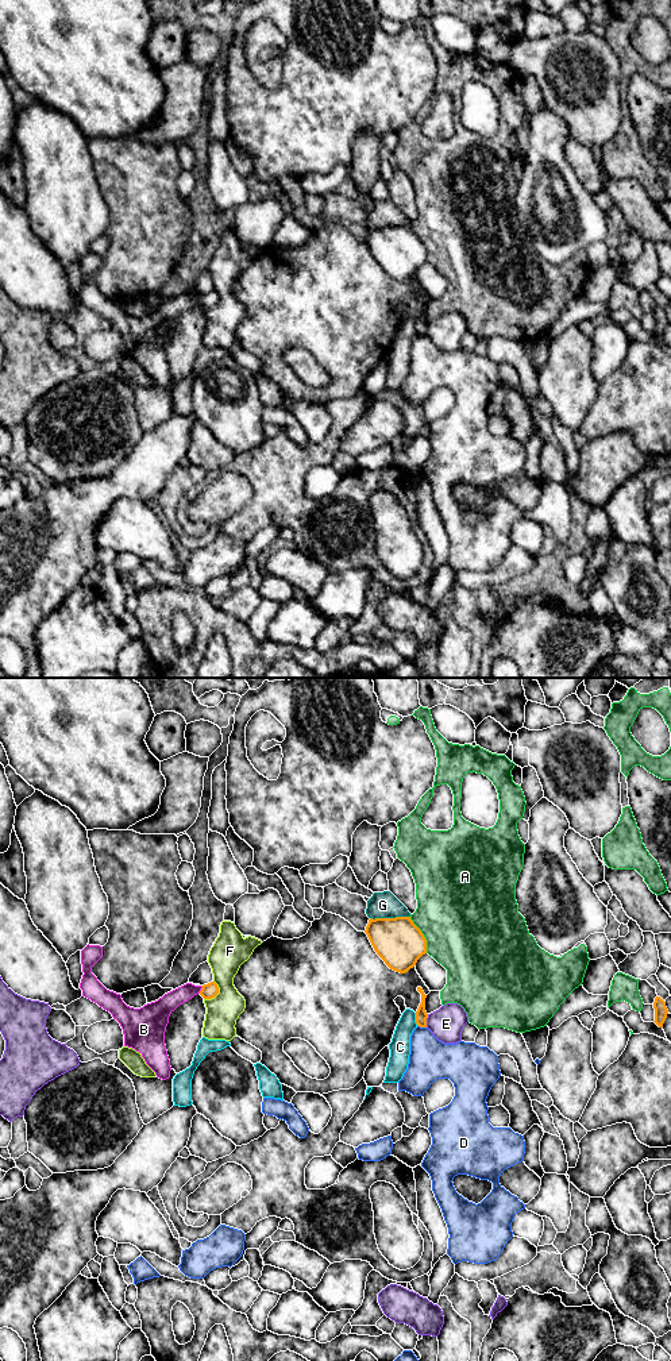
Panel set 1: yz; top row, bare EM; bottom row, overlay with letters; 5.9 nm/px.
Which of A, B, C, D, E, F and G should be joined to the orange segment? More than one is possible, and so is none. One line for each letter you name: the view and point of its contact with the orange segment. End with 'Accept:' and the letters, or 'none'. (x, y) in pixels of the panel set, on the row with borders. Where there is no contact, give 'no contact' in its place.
B: yz (201, 990)
Accept: B

